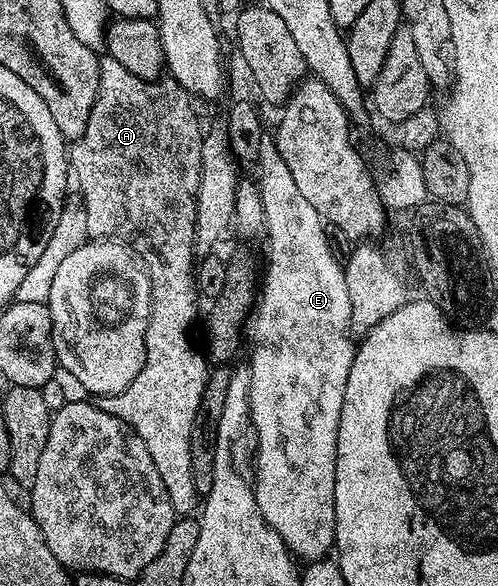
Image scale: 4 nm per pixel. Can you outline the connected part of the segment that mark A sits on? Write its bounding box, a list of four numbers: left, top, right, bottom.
[68,57,208,517]

